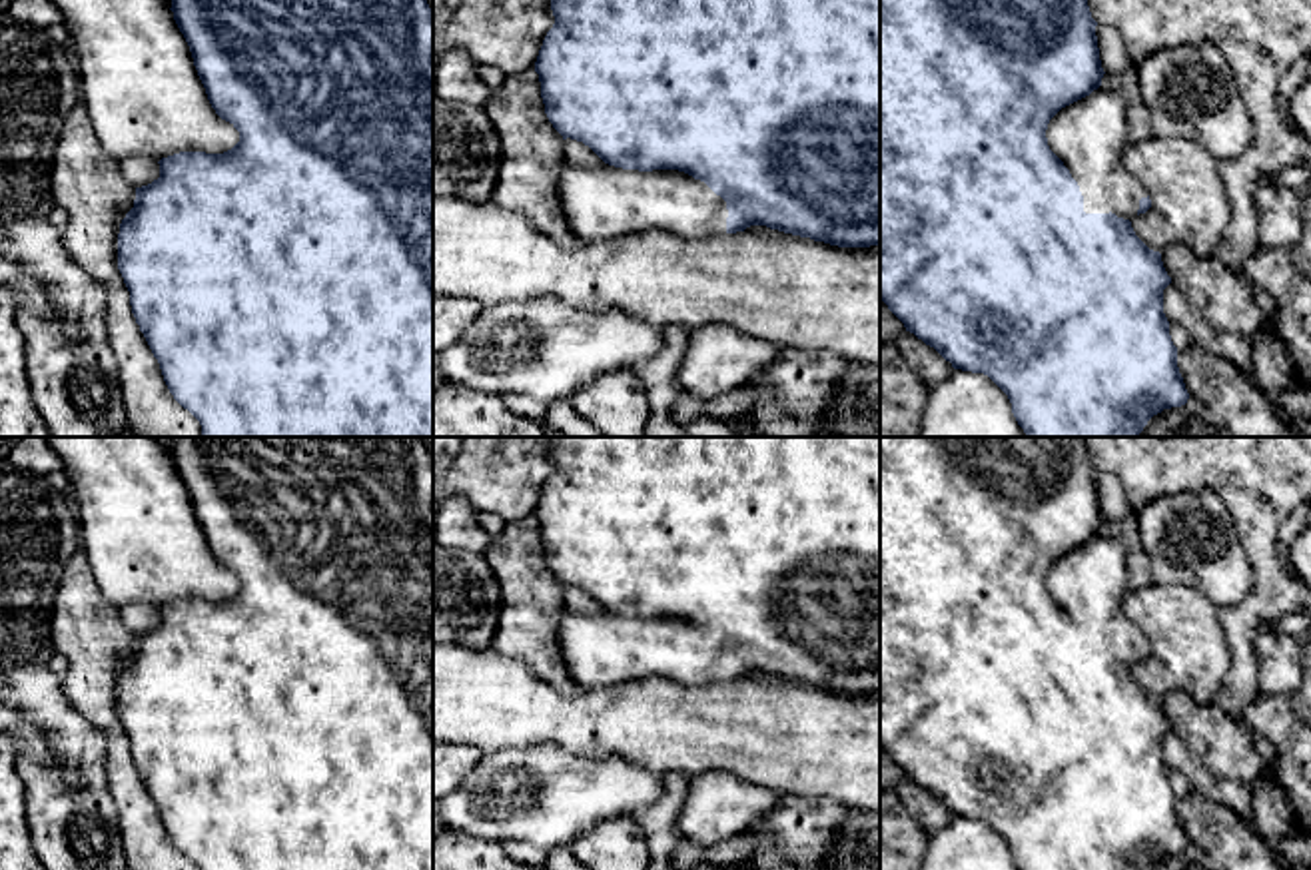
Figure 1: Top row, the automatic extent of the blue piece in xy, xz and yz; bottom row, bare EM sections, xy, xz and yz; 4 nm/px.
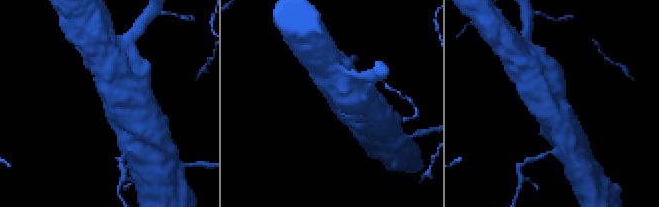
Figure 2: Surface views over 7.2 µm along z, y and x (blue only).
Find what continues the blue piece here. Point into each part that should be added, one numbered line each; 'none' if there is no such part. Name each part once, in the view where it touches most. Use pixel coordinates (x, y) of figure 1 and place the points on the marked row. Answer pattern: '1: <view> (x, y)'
1: xy (142, 92)

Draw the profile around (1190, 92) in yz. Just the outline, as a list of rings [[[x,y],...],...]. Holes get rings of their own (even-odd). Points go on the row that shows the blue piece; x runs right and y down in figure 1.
[[[1217,44],[1163,48],[1135,70],[1155,138],[1193,140],[1215,160],[1237,158],[1251,146],[1253,122]]]

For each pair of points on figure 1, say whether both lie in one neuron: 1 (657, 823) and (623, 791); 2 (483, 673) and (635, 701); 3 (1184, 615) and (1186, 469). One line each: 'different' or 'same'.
1: different
2: same
3: different

